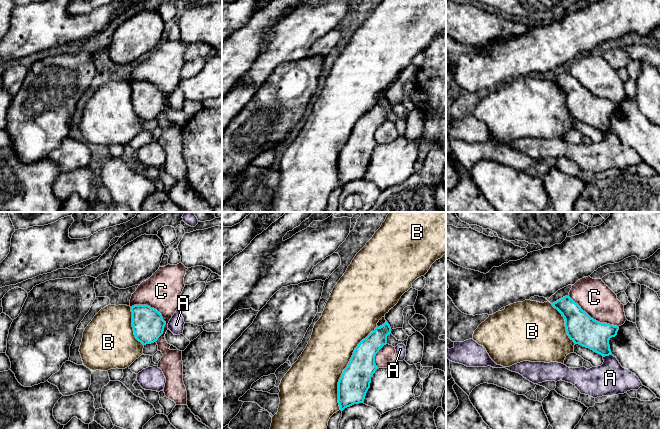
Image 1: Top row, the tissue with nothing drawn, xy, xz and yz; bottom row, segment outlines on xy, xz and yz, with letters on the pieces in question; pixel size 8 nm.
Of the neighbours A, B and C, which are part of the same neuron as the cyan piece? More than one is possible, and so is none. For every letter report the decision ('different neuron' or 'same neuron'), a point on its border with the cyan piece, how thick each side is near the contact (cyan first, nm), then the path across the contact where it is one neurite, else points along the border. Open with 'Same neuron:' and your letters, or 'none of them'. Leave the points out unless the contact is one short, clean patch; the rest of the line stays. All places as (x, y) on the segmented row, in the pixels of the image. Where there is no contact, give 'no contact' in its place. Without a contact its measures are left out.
Same neuron: B
A: different neuron | yz (607, 355) | 240/260 nm
B: same neuron | xz (346, 367) | 240/380 nm
C: different neuron | xy (159, 313) | 260/300 nm

